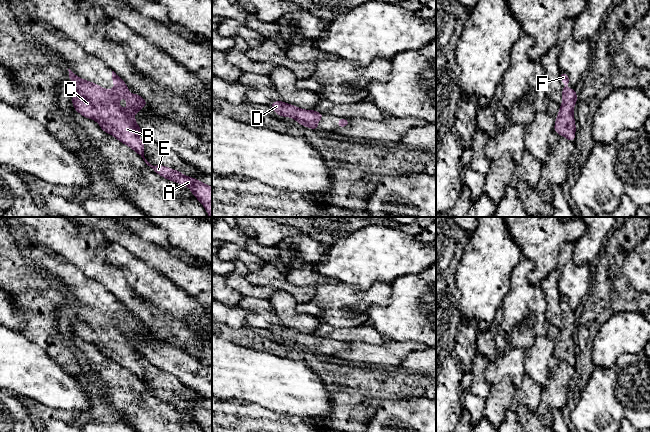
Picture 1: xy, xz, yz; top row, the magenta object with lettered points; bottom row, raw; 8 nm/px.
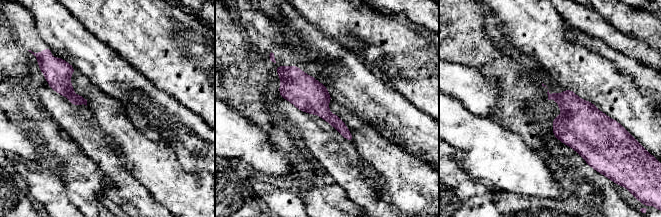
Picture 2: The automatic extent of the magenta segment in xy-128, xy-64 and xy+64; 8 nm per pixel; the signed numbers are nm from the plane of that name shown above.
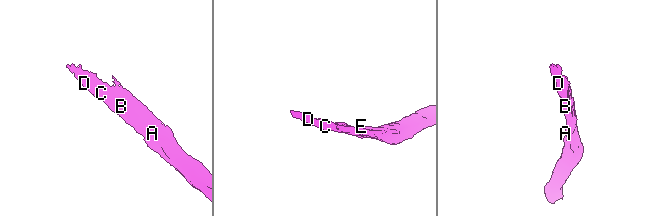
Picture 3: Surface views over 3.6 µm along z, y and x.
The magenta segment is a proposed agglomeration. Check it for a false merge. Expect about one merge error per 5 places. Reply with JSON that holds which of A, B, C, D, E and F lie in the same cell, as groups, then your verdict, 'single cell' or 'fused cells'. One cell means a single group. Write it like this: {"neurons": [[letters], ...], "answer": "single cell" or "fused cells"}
{"neurons": [["A", "B", "C", "D", "E", "F"]], "answer": "single cell"}

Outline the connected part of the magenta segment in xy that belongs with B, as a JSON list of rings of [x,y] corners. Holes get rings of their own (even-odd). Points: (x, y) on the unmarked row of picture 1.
[[[70,293],[68,295],[69,302],[75,311],[72,327],[77,336],[97,345],[103,355],[131,371],[157,398],[173,406],[189,410],[192,418],[204,432],[212,432],[212,411],[168,391],[153,390],[145,383],[144,367],[139,363],[142,353],[134,343],[134,337],[139,337],[143,330],[148,329],[142,321],[130,318],[125,306],[114,295],[112,295],[112,305],[116,311],[111,314],[78,302]],[[122,320],[126,322],[127,334],[119,330],[119,323]]]

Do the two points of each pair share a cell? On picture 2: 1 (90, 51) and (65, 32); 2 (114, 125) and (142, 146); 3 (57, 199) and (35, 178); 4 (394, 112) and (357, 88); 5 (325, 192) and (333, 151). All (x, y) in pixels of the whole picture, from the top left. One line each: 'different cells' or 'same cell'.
1: same cell
2: same cell
3: same cell
4: same cell
5: different cells

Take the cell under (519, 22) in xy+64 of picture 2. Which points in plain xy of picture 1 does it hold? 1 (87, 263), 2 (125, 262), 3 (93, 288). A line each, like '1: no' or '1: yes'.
1: yes
2: yes
3: no

